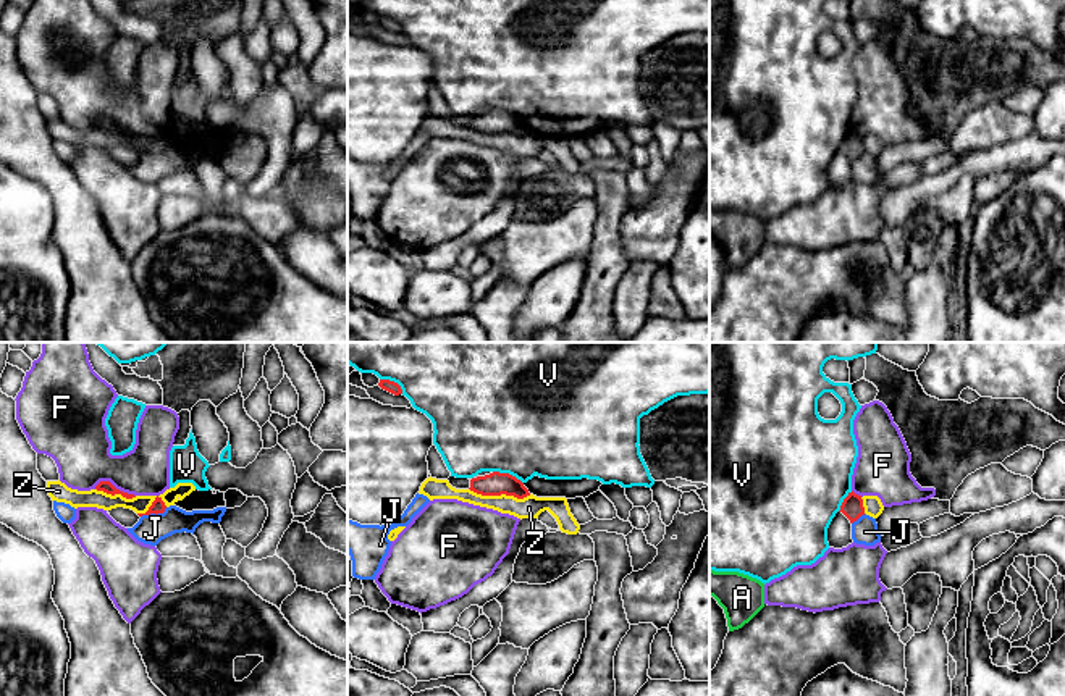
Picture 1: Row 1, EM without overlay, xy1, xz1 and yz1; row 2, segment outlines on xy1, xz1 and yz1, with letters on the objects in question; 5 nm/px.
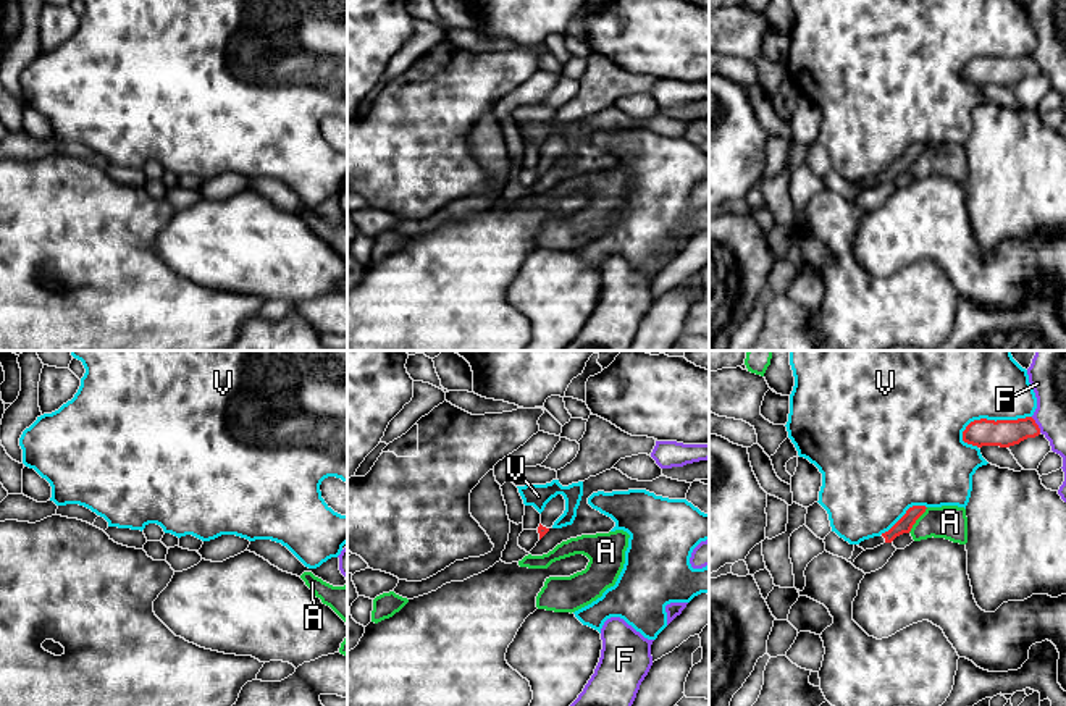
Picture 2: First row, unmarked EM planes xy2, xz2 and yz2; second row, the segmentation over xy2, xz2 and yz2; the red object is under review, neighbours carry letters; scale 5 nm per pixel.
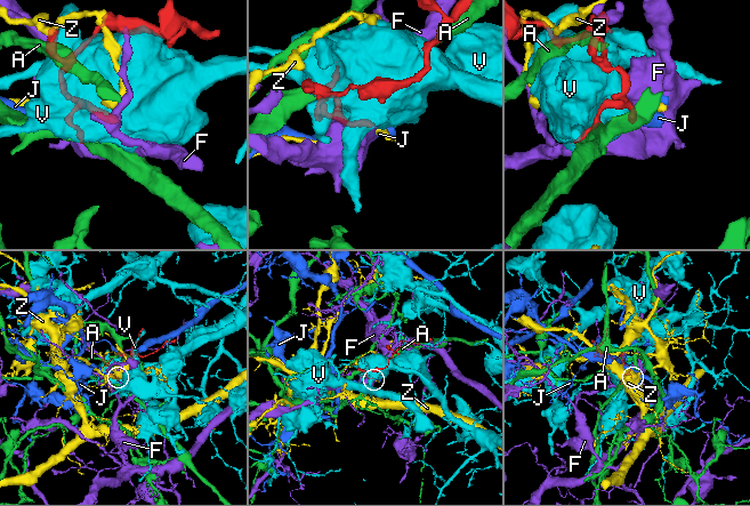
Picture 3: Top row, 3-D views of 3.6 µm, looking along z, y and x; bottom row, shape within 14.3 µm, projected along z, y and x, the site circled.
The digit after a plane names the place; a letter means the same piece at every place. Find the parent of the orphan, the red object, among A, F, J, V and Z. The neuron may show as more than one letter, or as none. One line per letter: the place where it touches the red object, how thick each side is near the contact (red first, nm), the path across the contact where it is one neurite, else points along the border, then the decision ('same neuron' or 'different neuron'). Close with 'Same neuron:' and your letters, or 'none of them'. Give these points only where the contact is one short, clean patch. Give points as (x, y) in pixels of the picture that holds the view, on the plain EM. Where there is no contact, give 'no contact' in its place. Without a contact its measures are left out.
A: contact yz2 (916, 157); calibres 80 and 170 nm; border yz2 (927, 146), (908, 170); different neuron
F: contact xy1 (113, 125); calibres 60 and 280 nm; different neuron
J: contact xy1 (154, 150); calibres 70 and 150 nm; border xy1 (167, 146), (162, 150), (141, 155); different neuron
V: contact yz2 (992, 58); calibres 140 and 340 nm; different neuron
Z: contact xz1 (500, 133); calibres 120 and 110 nm; border xz1 (469, 126), (482, 133), (513, 133), (517, 136), (530, 133); different neuron
Same neuron: none of them

